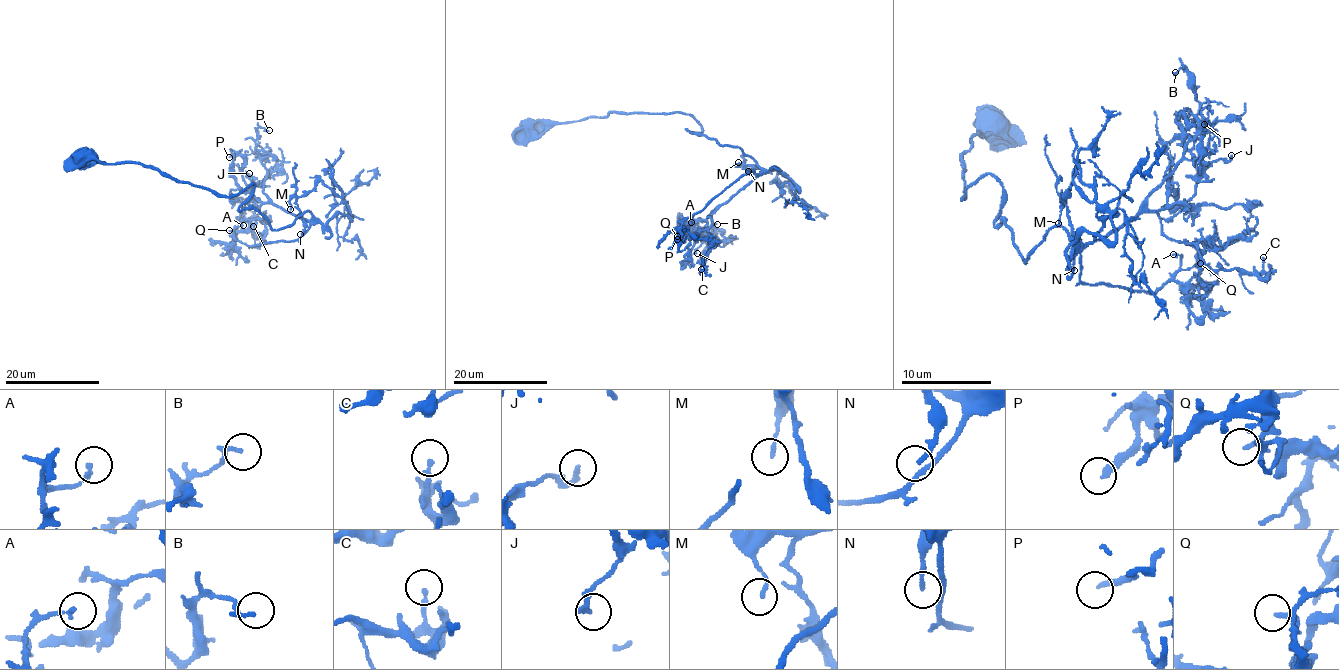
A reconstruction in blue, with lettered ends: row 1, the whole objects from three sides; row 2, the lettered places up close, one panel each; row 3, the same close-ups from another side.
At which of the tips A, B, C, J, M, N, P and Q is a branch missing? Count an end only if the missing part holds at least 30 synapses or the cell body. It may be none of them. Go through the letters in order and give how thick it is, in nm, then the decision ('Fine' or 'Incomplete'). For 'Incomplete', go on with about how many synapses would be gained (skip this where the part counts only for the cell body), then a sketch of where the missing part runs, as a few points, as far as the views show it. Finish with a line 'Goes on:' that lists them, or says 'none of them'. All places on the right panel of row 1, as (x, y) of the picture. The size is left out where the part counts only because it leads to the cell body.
A: Thickness 190 nm. Fine
B: Thickness 160 nm. Fine
C: Thickness 170 nm. Fine
J: Thickness 220 nm. Fine
M: Thickness 150 nm. Fine
N: Thickness 160 nm. Fine
P: Thickness 240 nm. Fine
Q: Thickness 180 nm. Fine
Goes on: none of them

